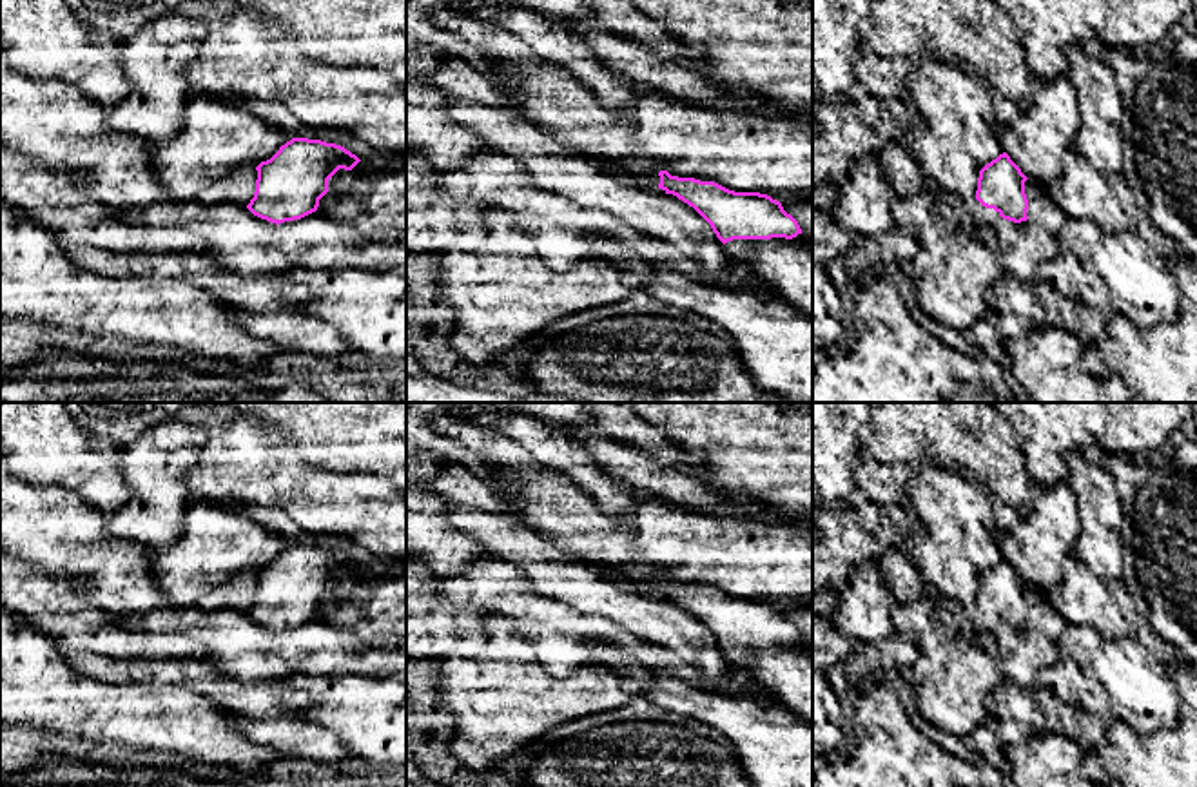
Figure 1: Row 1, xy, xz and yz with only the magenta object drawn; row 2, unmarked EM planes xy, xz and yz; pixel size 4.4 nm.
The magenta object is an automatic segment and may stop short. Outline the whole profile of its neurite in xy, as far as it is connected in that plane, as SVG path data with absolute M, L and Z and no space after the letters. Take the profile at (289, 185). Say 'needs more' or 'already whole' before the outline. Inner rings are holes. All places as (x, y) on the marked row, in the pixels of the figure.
already whole | M292 138L256 167L256 192L247 209L276 225L301 219L317 210L328 192L328 180L339 169L352 170L359 161L341 145Z

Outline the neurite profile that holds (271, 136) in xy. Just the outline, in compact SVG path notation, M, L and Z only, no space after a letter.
M196 94L183 111L181 131L161 143L151 143L151 170L176 199L194 198L196 190L236 167L258 167L270 160L290 138L274 123L259 120L232 102Z

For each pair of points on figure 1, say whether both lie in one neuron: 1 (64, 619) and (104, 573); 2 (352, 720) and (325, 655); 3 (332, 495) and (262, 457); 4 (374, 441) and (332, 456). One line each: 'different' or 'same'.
1: different
2: different
3: same
4: same

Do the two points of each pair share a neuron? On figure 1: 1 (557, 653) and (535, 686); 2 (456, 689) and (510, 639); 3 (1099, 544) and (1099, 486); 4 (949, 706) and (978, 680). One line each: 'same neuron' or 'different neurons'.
1: different neurons
2: same neuron
3: same neuron
4: same neuron

